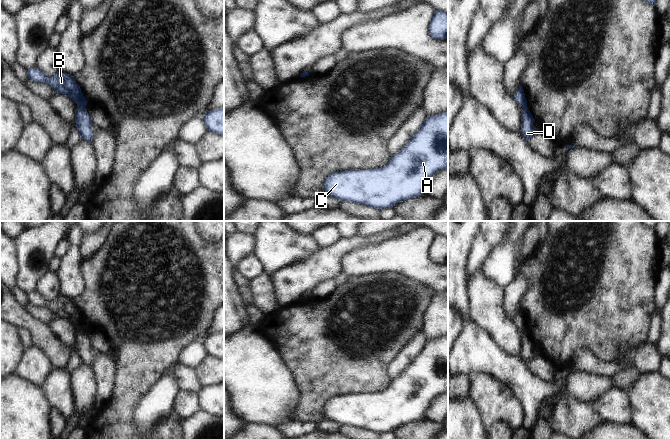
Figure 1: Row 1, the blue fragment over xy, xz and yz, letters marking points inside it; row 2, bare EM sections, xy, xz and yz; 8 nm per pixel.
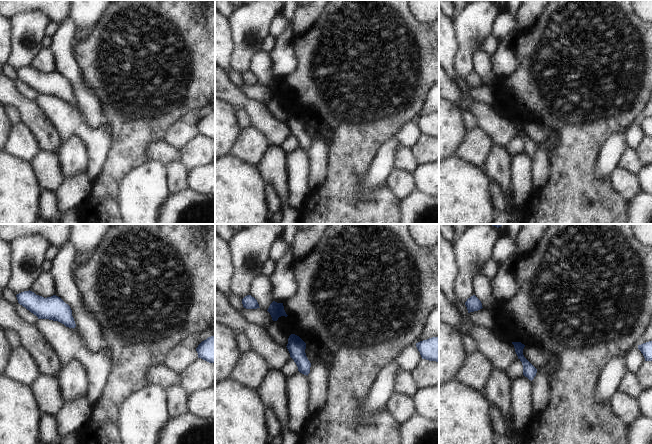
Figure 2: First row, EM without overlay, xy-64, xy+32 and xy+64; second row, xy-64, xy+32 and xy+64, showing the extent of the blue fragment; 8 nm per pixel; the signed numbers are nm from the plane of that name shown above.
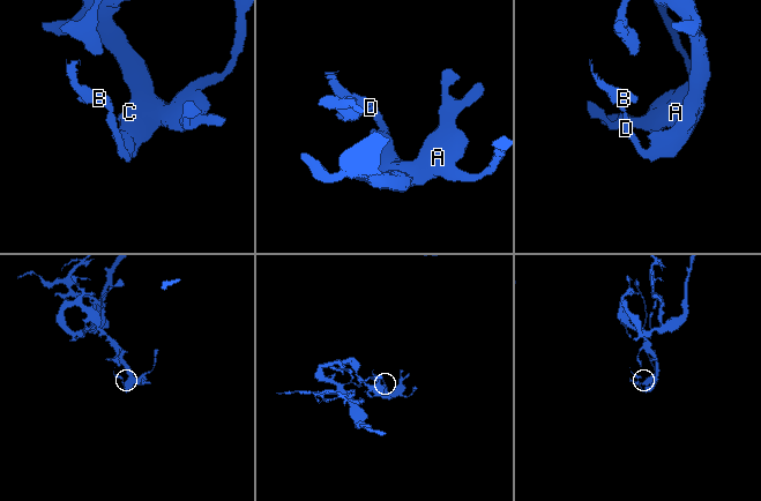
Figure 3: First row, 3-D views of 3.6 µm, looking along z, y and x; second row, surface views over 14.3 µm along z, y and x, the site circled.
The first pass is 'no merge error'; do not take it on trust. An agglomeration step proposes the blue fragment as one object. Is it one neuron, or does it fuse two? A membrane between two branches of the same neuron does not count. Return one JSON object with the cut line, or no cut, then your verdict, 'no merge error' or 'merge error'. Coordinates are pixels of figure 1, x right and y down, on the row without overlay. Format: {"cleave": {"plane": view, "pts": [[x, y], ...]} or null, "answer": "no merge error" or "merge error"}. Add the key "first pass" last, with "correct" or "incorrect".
{"cleave": {"plane": "xy", "pts": [[78, 329], [84, 330]]}, "answer": "merge error", "first pass": "incorrect"}

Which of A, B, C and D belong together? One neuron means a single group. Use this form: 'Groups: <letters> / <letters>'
Groups: A C D / B.

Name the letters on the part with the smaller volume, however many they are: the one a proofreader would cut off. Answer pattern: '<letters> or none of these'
B

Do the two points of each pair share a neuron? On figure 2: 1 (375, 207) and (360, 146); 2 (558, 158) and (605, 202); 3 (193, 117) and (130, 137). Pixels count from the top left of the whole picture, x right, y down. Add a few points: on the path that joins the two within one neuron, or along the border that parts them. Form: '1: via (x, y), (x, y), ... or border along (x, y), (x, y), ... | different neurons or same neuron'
1: via (356, 203), (349, 196), (349, 165) | same neuron
2: via (570, 170), (593, 193) | same neuron
3: border along (204, 105), (190, 110), (184, 116) | different neurons

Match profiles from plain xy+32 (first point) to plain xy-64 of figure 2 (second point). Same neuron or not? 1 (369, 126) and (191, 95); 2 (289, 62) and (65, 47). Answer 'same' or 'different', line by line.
1: same
2: same

